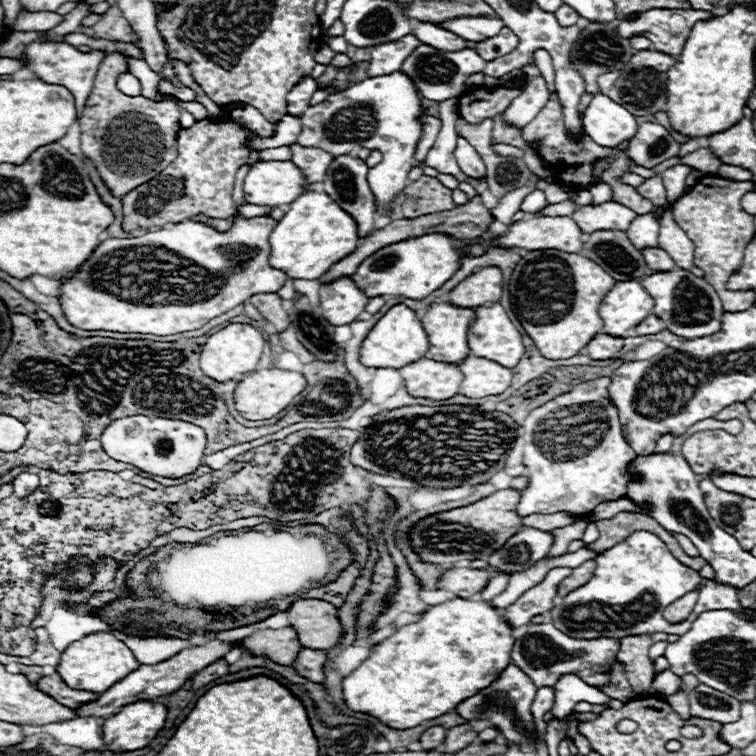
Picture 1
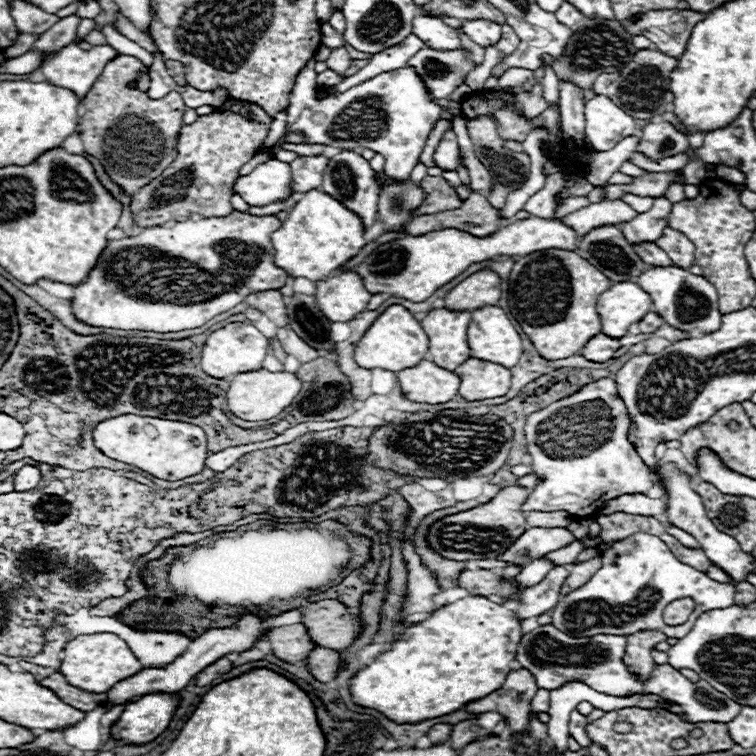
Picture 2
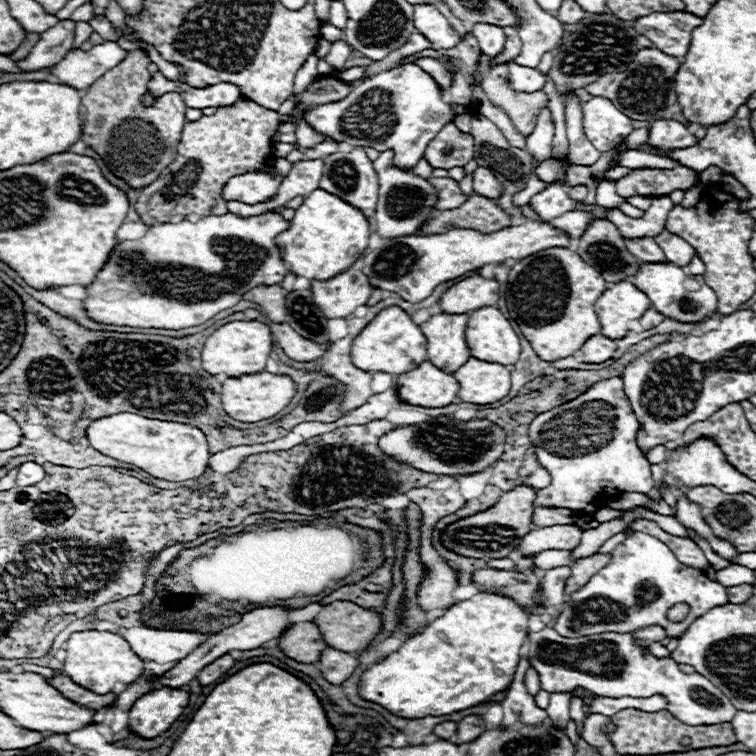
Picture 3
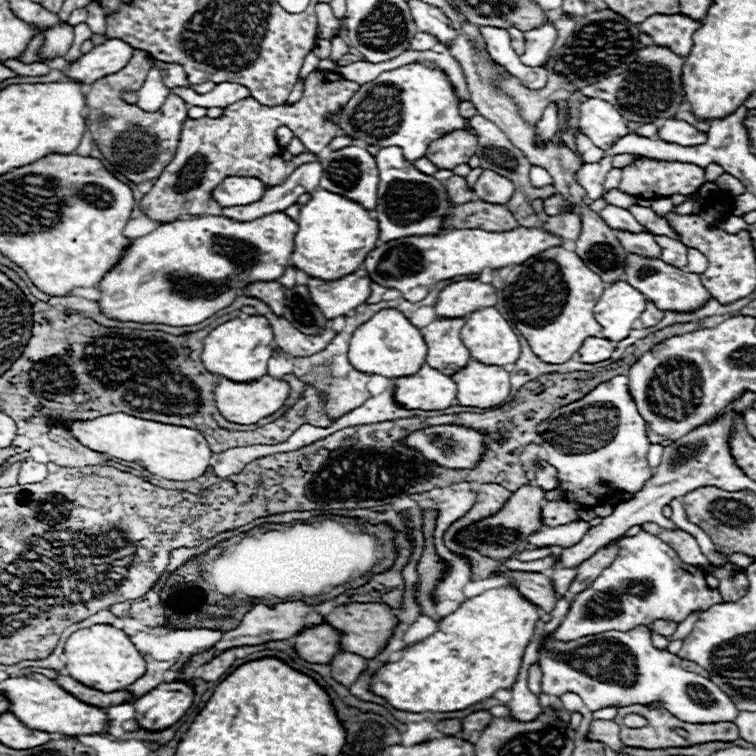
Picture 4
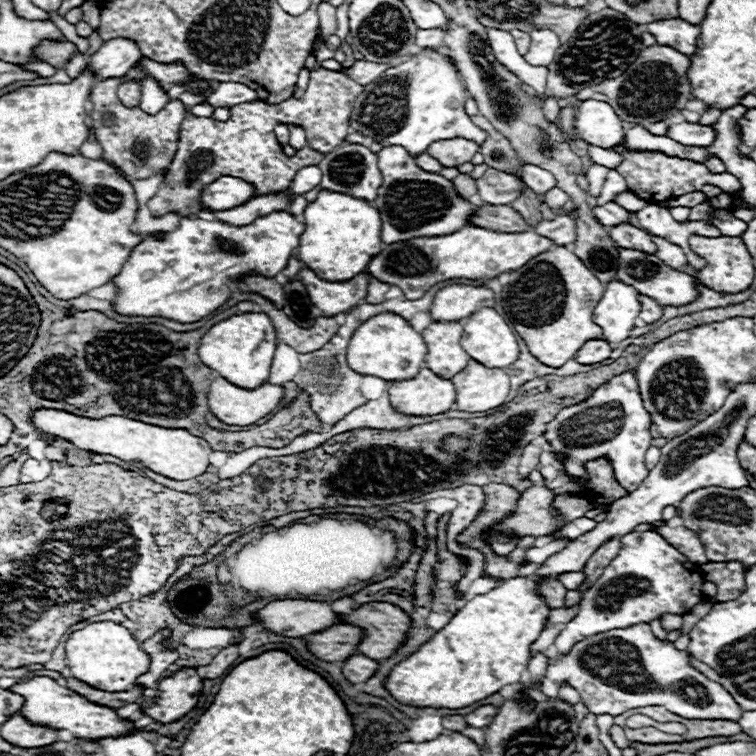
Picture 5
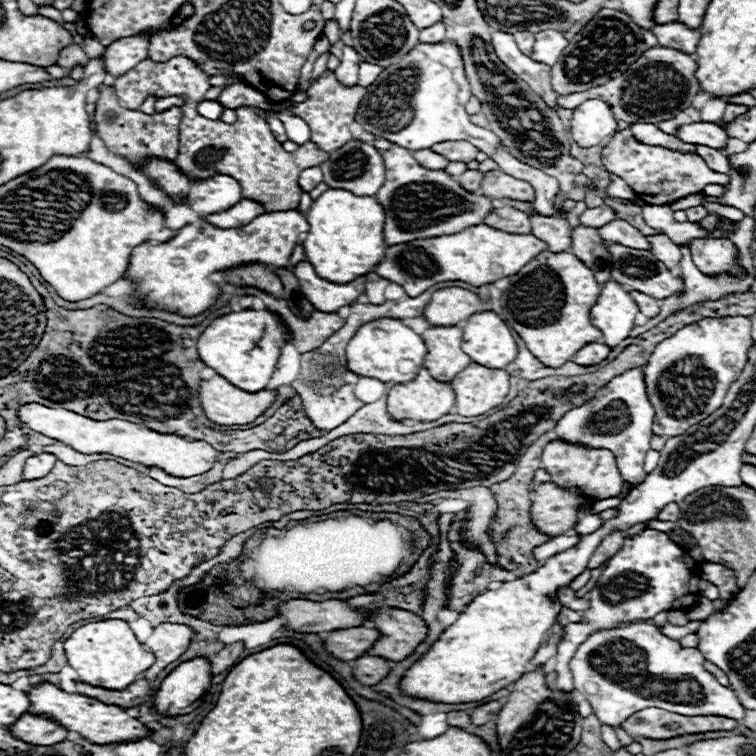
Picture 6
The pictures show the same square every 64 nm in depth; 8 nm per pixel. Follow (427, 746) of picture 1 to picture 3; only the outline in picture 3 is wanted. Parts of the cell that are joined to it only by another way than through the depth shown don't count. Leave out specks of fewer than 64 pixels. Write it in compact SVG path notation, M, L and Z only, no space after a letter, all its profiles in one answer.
M442 722L434 728L434 734L438 734L442 740L448 740L456 734L456 730L458 730L458 722Z

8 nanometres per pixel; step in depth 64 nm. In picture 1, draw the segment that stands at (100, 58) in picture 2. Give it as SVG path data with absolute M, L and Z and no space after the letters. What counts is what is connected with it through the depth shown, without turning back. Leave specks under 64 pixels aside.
M32 42L28 44L26 48L26 54L24 54L30 62L30 70L34 74L38 74L40 80L48 82L48 84L60 84L64 88L68 88L72 94L74 94L74 100L76 100L76 110L78 114L82 112L84 104L86 104L86 98L92 90L92 84L94 84L94 76L100 68L100 62L108 56L108 52L102 52L102 50L92 50L92 52L80 52L78 48L66 44L66 42L60 42L60 44L40 44L40 42Z

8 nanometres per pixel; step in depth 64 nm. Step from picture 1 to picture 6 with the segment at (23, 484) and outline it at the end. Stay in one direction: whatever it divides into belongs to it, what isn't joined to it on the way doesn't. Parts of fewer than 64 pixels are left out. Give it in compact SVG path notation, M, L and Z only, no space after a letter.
M44 452L44 454L38 454L38 456L30 456L24 464L24 480L36 480L40 476L46 476L52 466L56 464L56 456L50 454L50 452Z

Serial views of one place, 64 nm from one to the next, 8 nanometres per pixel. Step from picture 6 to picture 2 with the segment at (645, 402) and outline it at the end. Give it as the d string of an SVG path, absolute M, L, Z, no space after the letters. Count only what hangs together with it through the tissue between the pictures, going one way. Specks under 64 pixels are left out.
M614 378L596 380L574 396L558 400L528 416L528 452L534 460L534 472L544 476L544 482L530 490L530 496L522 506L524 512L566 510L574 516L590 516L606 500L616 496L634 492L648 494L654 486L652 474L628 440L630 424L626 404L616 392Z

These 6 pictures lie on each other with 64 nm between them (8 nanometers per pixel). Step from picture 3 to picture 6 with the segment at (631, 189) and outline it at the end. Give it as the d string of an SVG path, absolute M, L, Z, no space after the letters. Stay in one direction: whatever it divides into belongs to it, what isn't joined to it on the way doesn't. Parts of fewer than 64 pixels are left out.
M630 128L616 132L616 136L600 150L600 156L606 172L620 176L646 204L670 204L688 194L702 192L706 184L728 182L728 174L712 171L698 154L682 154L660 146L640 144Z

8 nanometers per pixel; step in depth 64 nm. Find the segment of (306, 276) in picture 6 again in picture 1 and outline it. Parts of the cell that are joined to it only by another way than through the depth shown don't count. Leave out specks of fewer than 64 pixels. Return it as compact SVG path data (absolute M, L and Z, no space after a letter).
M342 276L334 282L320 286L320 308L324 318L334 324L350 324L364 312L368 296L354 284L350 276Z

